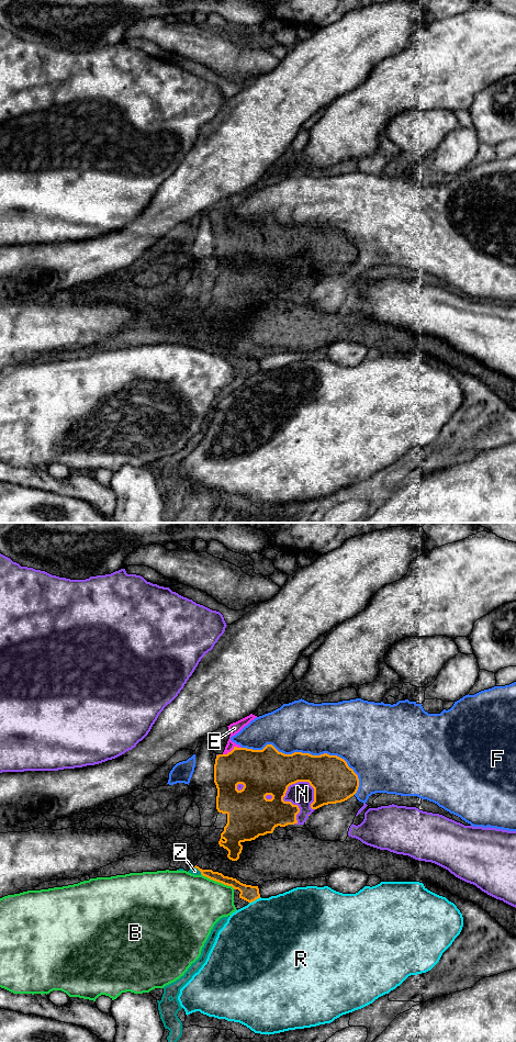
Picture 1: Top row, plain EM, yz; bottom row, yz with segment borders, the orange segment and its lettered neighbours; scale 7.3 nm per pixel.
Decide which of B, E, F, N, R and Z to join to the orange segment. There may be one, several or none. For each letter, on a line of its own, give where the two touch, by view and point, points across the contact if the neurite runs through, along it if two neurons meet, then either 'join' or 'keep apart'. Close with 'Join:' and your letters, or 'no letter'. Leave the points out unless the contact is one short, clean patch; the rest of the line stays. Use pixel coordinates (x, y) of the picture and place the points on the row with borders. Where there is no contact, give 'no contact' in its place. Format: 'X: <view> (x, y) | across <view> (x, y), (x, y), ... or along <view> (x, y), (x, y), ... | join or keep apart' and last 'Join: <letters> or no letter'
B: yz (217, 881) | keep apart
E: yz (233, 749) | join
F: yz (307, 753) | keep apart
N: yz (283, 800) | keep apart
R: yz (255, 899) | keep apart
Z: yz (198, 869) | across yz (216, 876), (198, 869), (194, 871) | join
Join: E, Z

